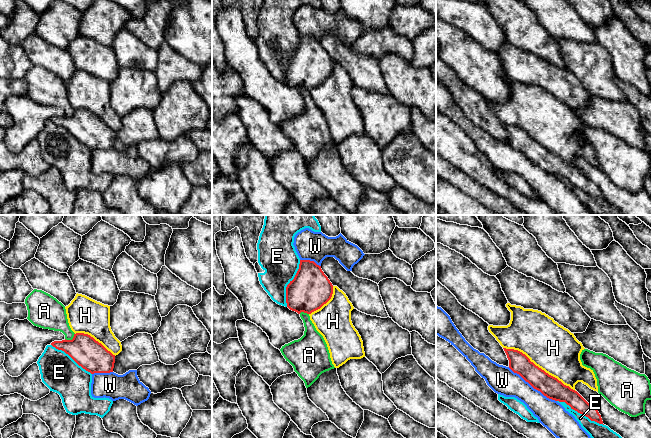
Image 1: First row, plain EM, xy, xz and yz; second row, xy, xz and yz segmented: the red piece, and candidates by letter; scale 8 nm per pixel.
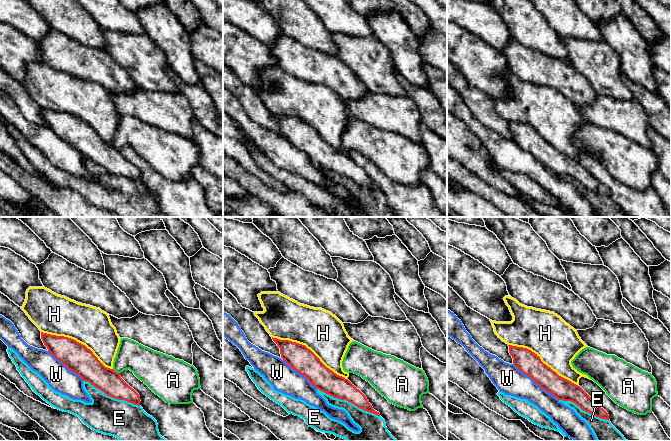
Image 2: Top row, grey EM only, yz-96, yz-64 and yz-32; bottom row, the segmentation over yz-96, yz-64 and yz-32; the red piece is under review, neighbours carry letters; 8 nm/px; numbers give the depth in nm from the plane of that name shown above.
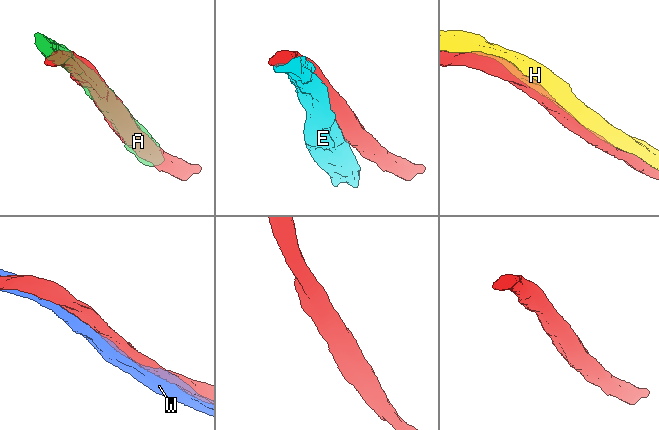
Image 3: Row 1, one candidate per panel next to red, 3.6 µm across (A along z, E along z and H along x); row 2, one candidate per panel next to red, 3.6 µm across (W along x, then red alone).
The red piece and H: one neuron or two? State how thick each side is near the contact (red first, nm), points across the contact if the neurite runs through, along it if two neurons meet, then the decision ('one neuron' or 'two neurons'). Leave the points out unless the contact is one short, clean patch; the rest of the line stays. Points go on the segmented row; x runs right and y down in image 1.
calibres 170 and 380 nm; two neurons

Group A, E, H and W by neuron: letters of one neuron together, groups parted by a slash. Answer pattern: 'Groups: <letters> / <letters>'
Groups: A / E / H / W

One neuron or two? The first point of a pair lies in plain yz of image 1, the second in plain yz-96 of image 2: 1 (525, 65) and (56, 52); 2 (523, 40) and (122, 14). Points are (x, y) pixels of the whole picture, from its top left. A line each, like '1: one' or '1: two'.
1: one
2: two

